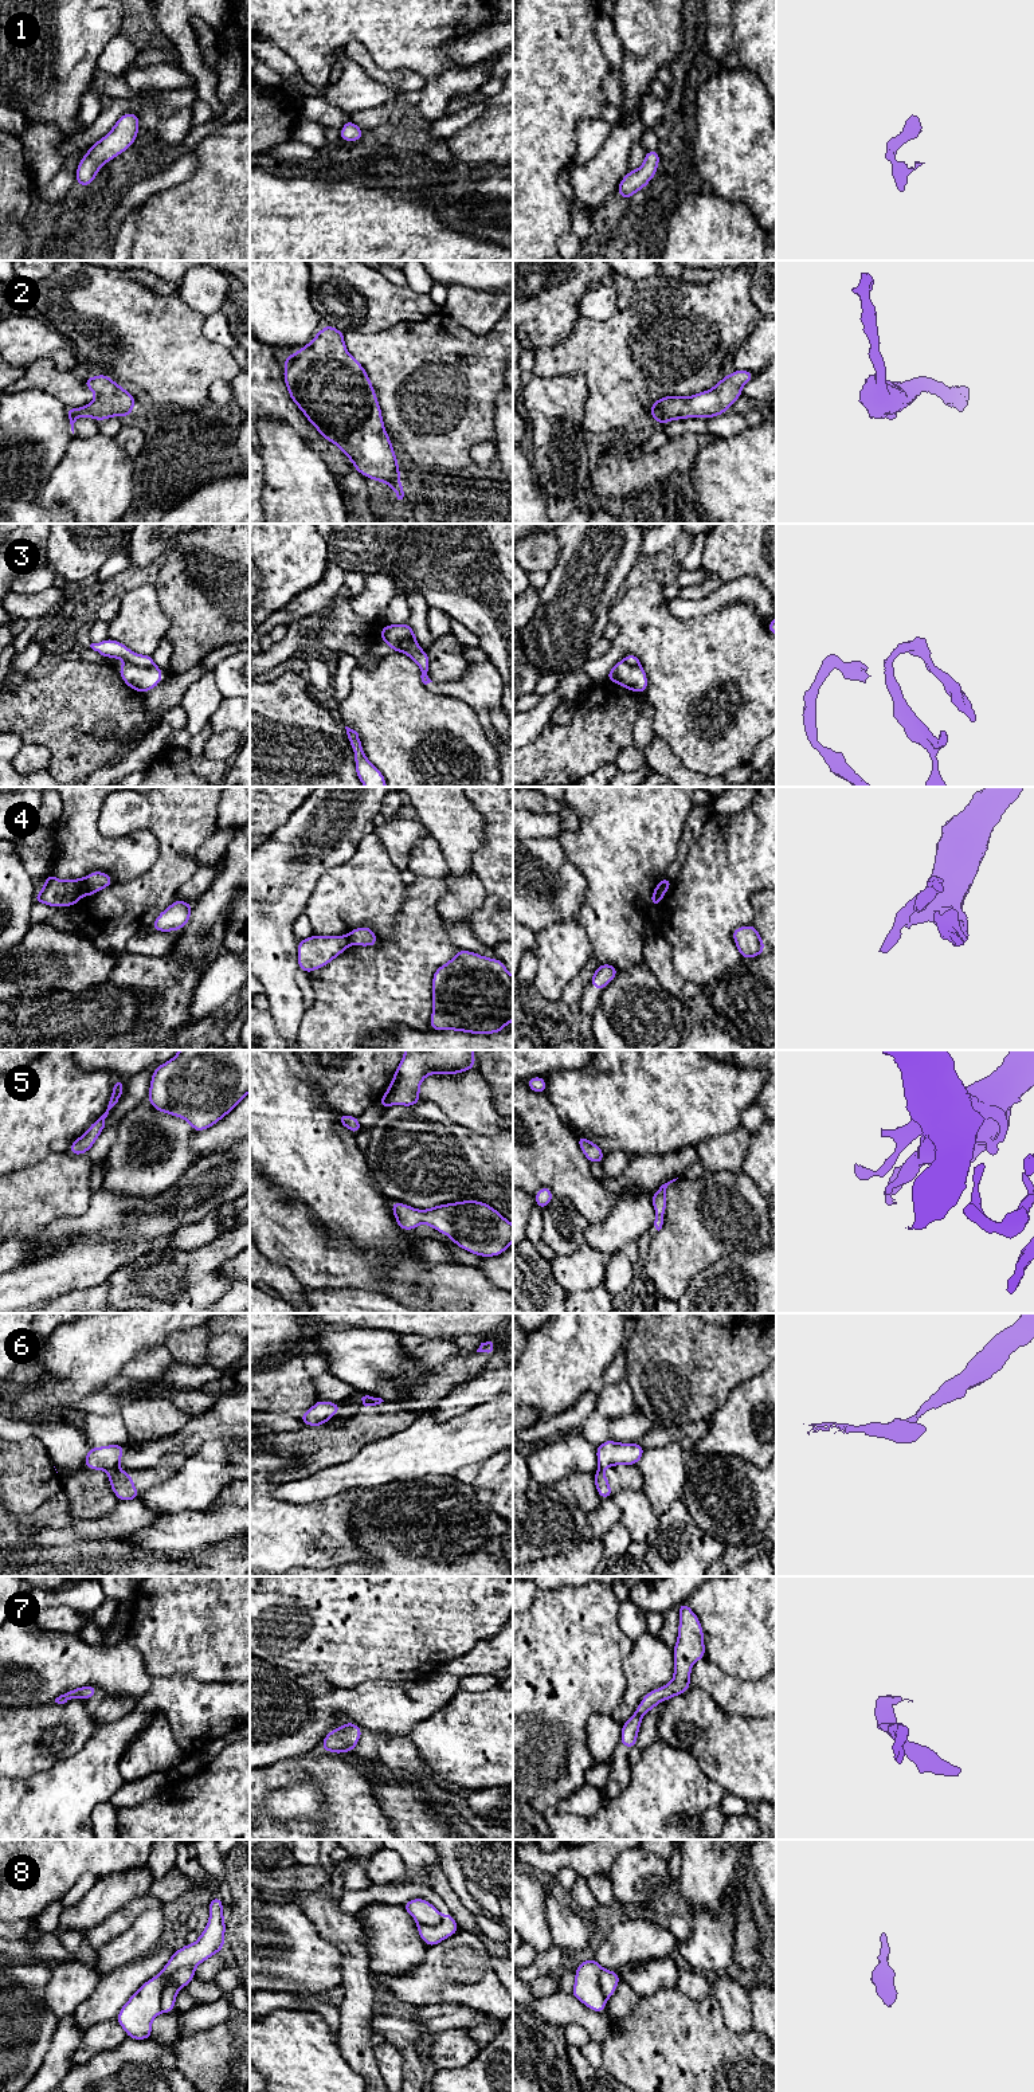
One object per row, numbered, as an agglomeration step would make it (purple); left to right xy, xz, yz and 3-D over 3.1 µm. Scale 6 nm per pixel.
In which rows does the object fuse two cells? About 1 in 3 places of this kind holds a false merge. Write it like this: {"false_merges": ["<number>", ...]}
{"false_merges": ["3", "4", "6", "8"]}

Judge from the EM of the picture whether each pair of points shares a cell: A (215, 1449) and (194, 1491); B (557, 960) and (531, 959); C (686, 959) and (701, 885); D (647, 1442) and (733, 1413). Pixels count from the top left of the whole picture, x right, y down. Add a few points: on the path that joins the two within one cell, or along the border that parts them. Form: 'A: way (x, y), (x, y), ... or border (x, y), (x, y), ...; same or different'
A: way (211, 1460), (207, 1472), (199, 1480); same
B: border (536, 952), (536, 975), (532, 980); different
C: way (698, 940), (701, 904); same
D: way (669, 1436), (712, 1434); same

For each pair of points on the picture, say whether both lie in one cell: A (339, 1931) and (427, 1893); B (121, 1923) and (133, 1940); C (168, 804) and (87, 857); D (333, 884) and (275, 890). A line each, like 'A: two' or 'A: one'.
A: two
B: two
C: two
D: two

